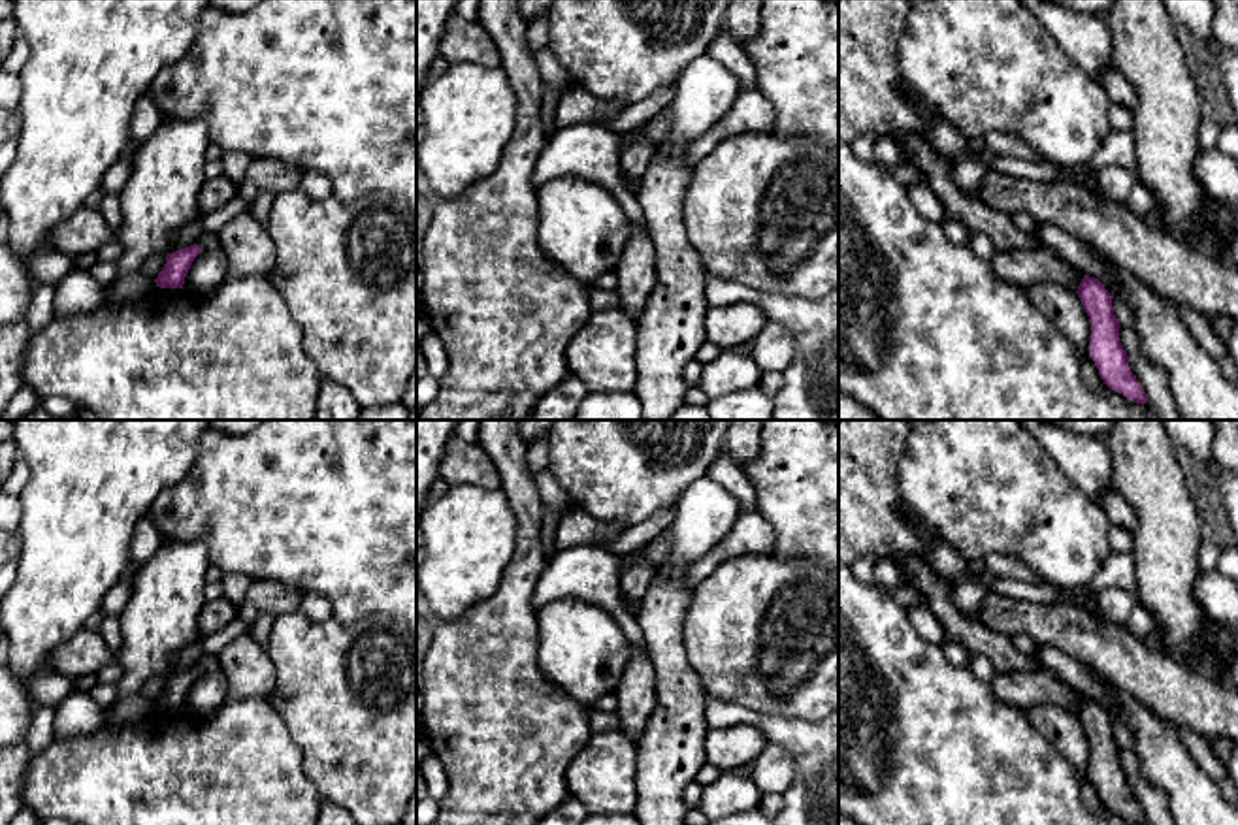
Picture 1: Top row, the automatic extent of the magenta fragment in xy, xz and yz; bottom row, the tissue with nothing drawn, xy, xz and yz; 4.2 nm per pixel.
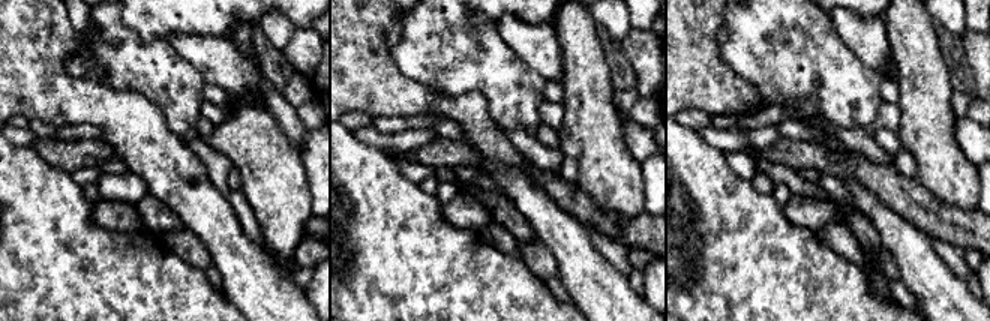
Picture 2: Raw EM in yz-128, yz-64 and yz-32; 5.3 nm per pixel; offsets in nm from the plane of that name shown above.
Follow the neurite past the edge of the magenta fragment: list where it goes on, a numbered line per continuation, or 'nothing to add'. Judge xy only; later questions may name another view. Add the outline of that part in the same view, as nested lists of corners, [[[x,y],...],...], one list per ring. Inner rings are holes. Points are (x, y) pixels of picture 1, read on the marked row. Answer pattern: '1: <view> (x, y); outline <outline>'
1: xy (208, 242); outline [[[205,232],[205,234],[196,241],[196,245],[198,245],[202,251],[211,251],[211,249],[220,247],[217,234],[211,234],[211,232]]]

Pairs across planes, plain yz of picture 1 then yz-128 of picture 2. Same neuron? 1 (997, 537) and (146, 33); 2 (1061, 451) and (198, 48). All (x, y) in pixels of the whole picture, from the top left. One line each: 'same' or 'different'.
1: different
2: same

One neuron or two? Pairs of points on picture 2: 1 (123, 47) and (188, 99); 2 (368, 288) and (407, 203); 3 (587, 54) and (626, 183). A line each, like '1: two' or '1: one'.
1: one
2: one
3: one

